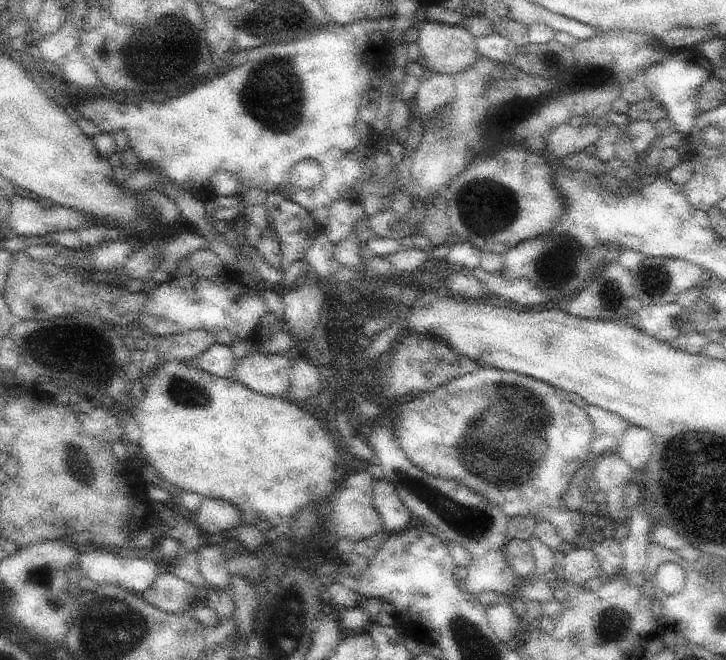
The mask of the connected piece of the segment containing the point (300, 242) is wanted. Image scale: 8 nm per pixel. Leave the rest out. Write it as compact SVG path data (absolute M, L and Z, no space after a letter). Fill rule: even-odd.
M267 192L267 228L271 228L281 246L281 270L287 270L295 260L303 260L313 246L315 234L321 230L313 222L311 212L291 202L279 192Z

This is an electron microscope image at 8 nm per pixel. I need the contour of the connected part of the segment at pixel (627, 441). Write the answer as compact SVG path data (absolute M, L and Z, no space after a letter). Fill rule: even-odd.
M627 426L617 446L617 452L629 468L641 474L651 458L653 448L655 448L655 436L649 430L639 428L639 426Z

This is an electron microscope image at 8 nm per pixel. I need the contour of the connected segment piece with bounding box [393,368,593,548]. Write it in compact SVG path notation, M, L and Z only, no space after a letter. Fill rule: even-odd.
M479 368L473 374L457 376L433 392L423 392L419 398L401 404L393 430L401 450L419 470L435 478L453 480L485 496L493 506L503 510L507 520L515 516L531 516L535 522L549 522L563 542L577 548L585 518L579 512L579 506L563 502L563 494L571 494L569 482L591 452L593 422L585 408L575 406L567 398L565 390L547 382L537 382L525 374Z

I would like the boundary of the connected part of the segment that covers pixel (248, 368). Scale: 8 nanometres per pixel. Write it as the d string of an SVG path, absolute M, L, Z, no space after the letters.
M249 354L239 360L239 382L247 388L275 398L289 398L289 374L293 362L283 354Z

